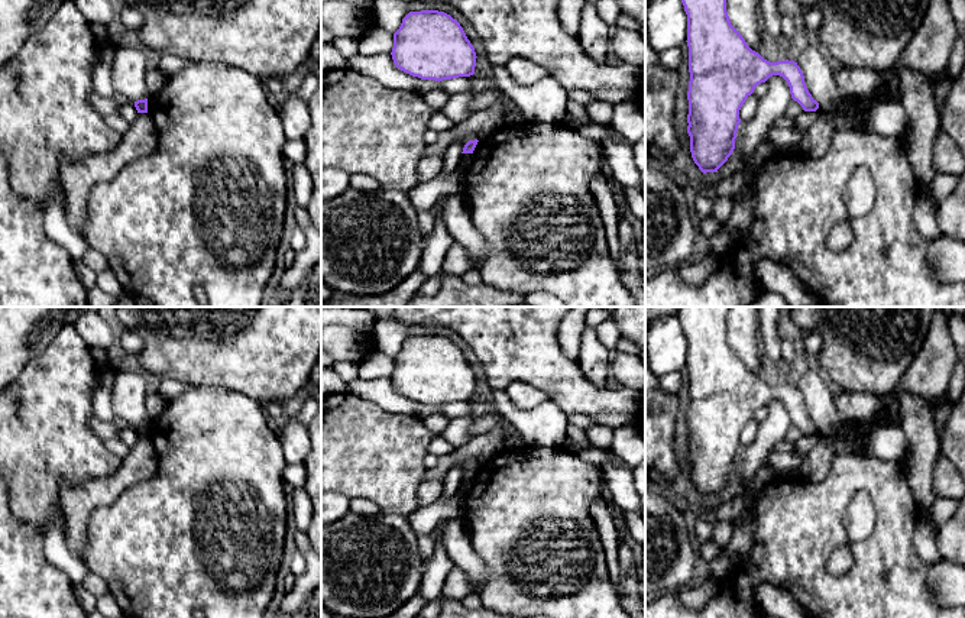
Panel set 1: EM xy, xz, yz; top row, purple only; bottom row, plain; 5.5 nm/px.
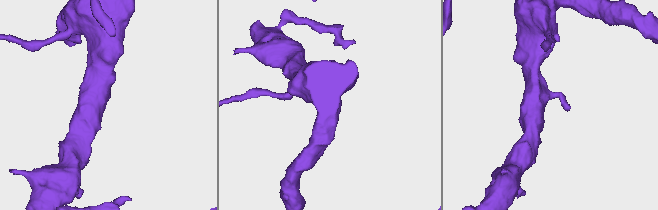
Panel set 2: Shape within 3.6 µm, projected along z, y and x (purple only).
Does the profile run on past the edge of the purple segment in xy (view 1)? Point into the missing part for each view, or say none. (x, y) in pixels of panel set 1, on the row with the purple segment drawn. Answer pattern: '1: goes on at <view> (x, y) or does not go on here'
1: does not go on here

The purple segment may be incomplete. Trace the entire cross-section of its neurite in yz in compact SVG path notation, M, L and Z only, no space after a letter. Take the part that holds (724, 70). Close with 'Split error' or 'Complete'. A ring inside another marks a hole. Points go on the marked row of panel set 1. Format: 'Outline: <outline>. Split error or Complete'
Outline: M681 0L687 14L687 46L689 46L689 114L687 133L690 136L690 152L699 169L718 172L735 149L739 110L755 87L773 75L783 77L794 101L804 111L816 111L819 103L809 93L804 75L794 61L770 62L752 51L742 35L731 25L726 0Z. Complete

